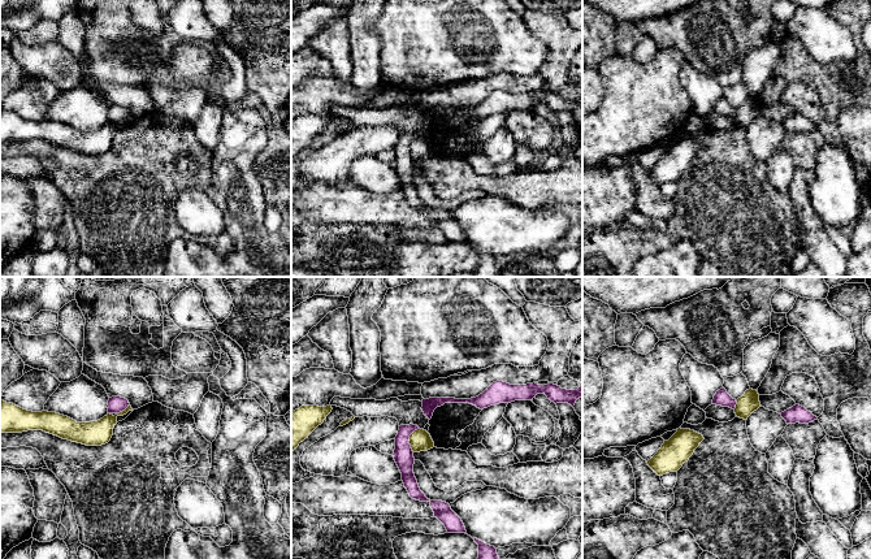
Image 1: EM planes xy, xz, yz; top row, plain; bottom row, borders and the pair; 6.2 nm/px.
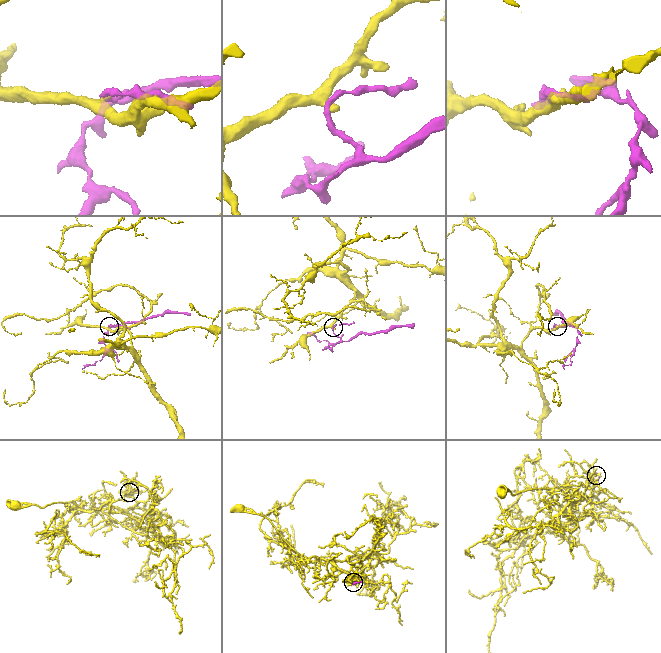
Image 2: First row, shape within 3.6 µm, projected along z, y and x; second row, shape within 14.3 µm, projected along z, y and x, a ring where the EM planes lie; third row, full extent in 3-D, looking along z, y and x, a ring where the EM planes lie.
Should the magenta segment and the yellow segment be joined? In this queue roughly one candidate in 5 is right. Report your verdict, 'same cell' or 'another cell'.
another cell

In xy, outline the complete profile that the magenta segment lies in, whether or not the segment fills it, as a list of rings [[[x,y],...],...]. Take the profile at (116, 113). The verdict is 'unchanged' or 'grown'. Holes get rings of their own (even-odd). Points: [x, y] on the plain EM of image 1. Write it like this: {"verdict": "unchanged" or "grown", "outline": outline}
{"verdict": "unchanged", "outline": [[[112,105],[108,109],[108,122],[120,122],[129,116],[129,109],[121,105]]]}

